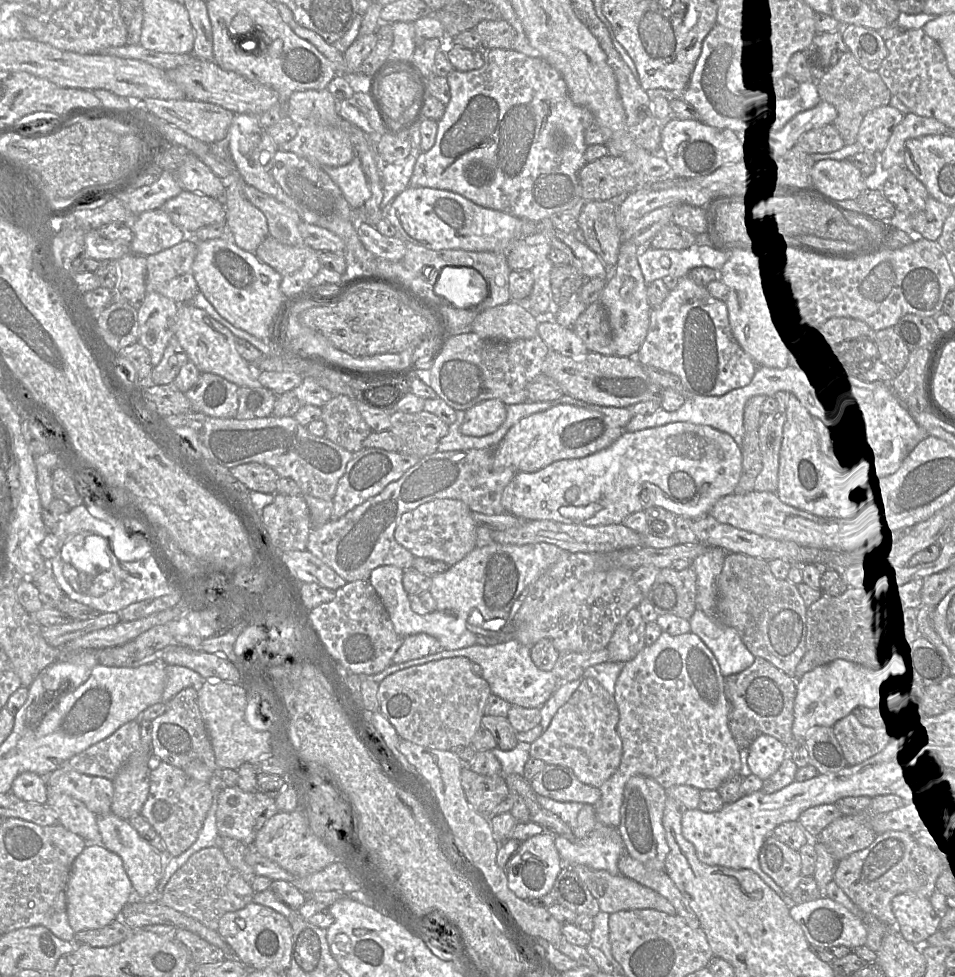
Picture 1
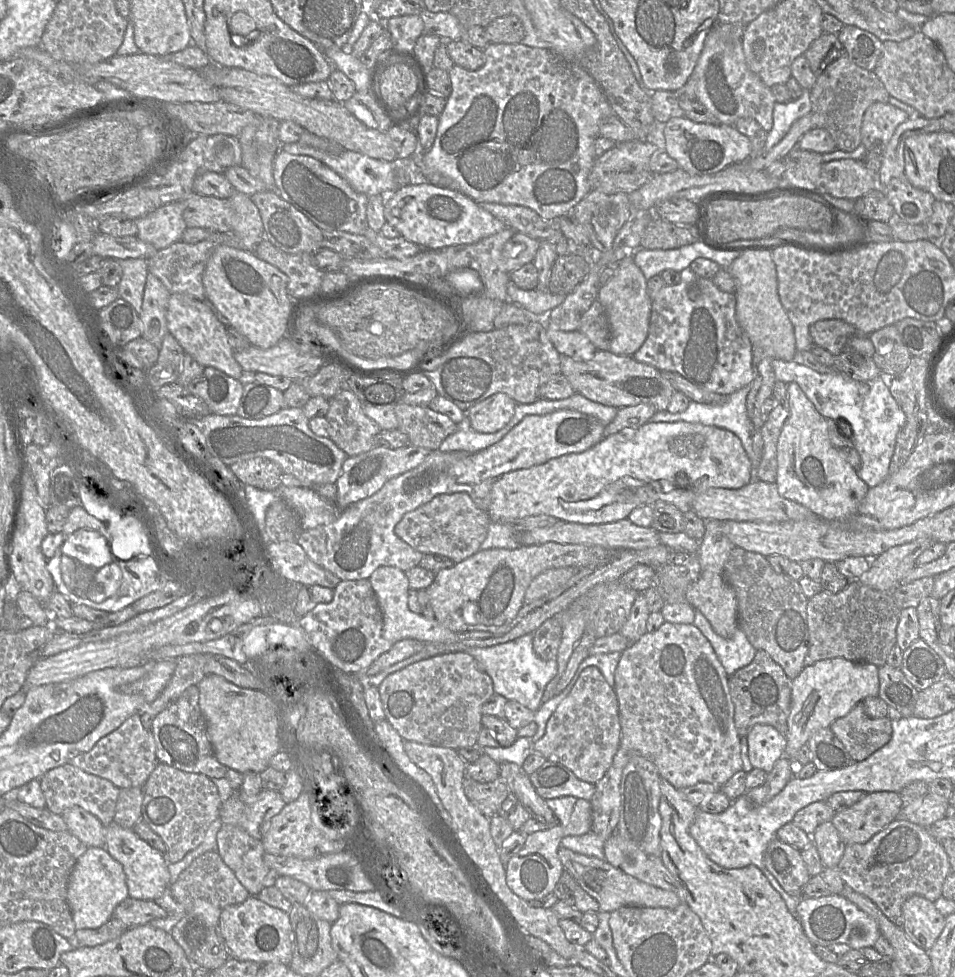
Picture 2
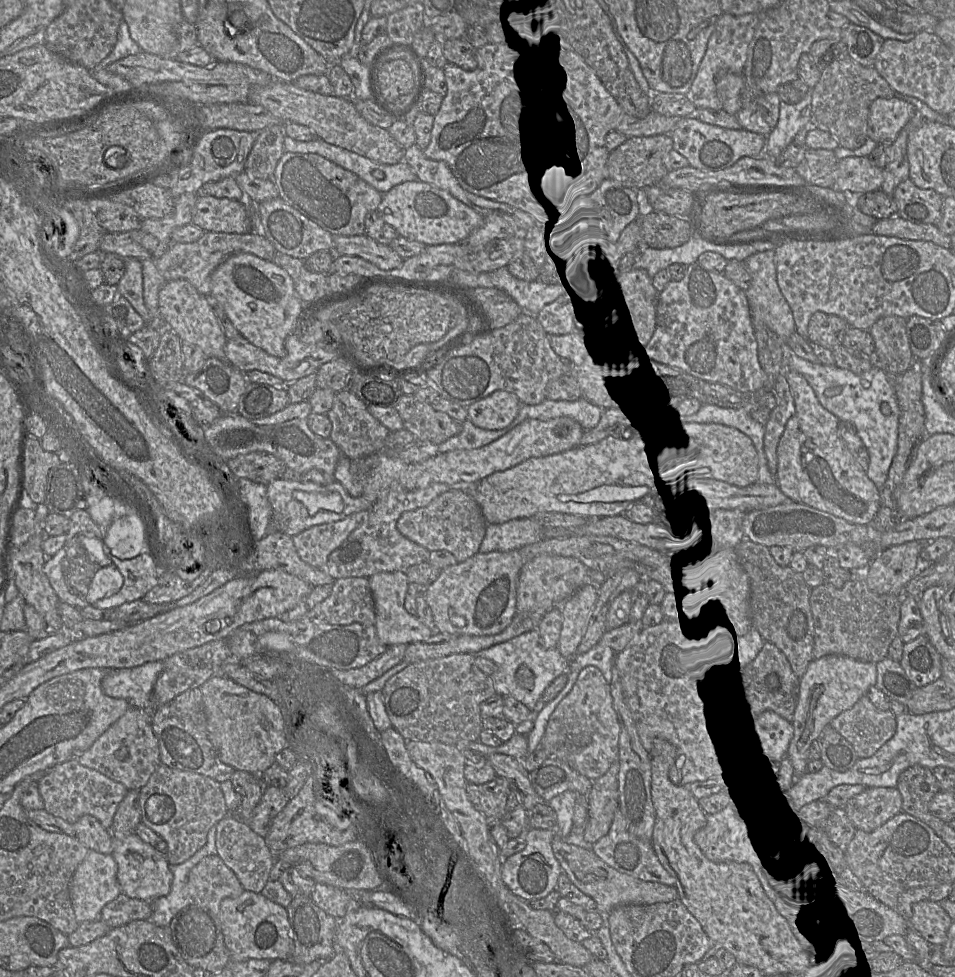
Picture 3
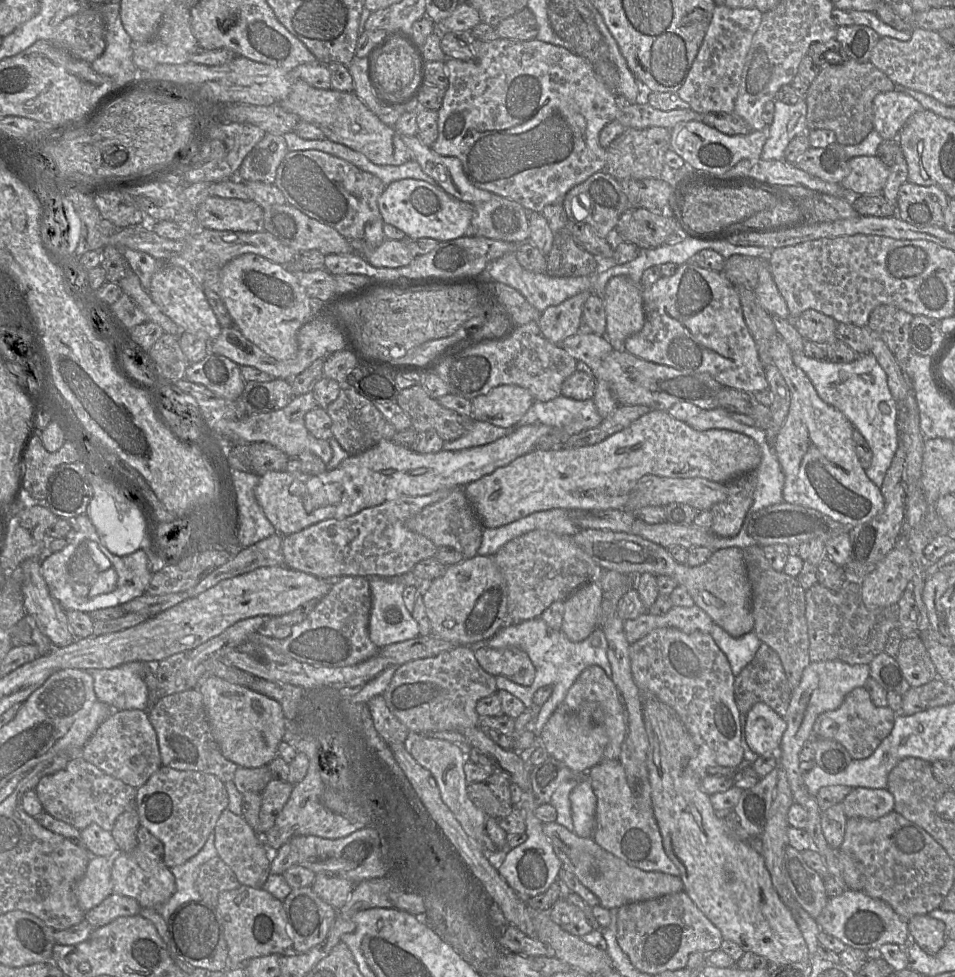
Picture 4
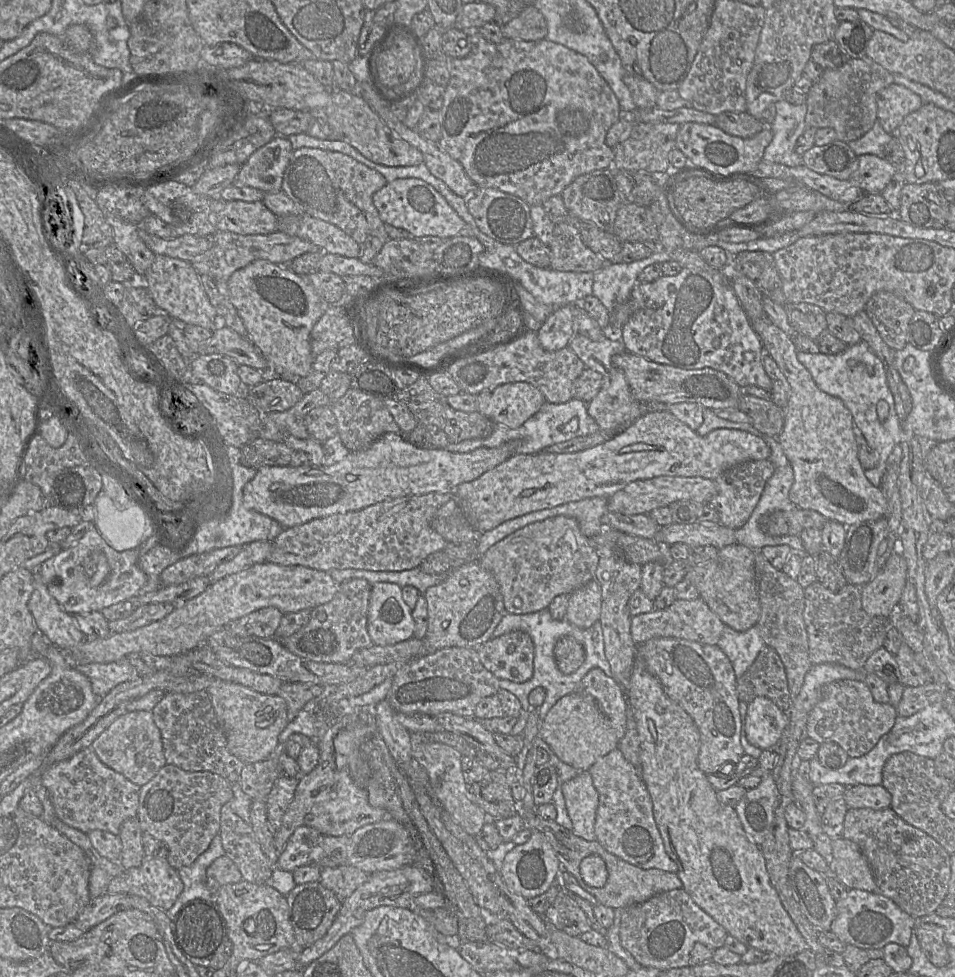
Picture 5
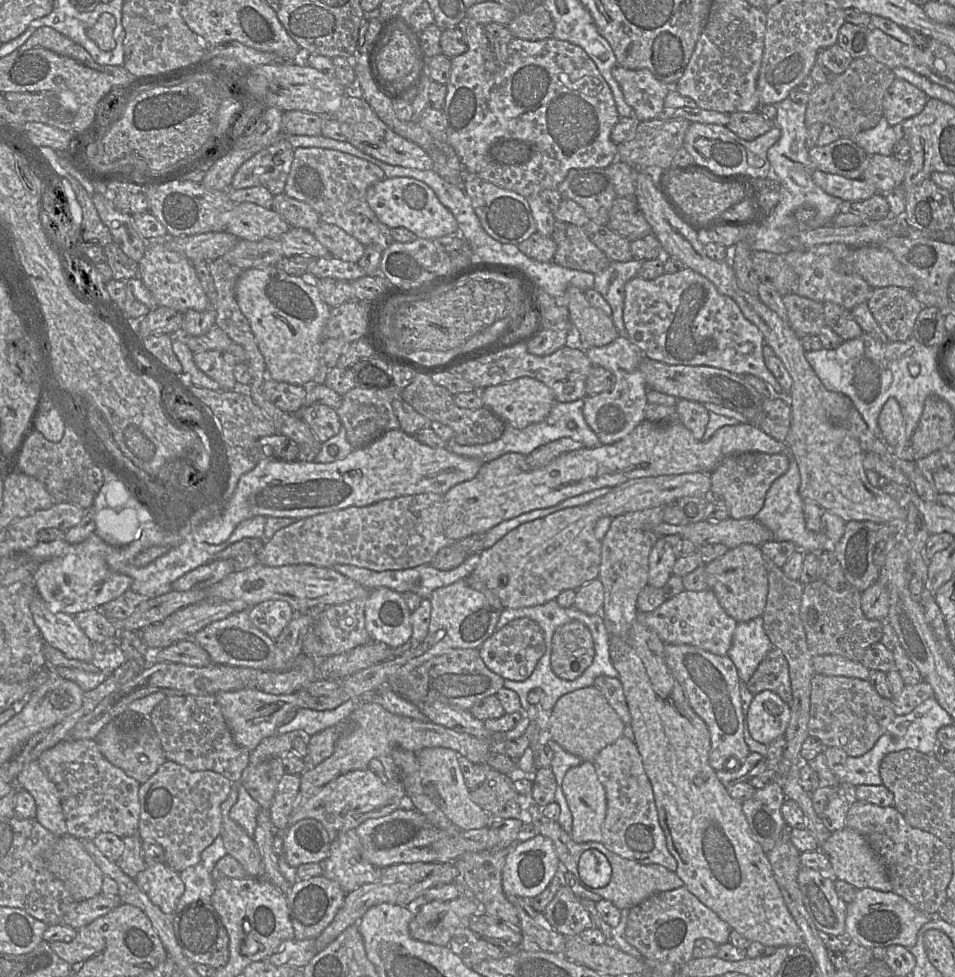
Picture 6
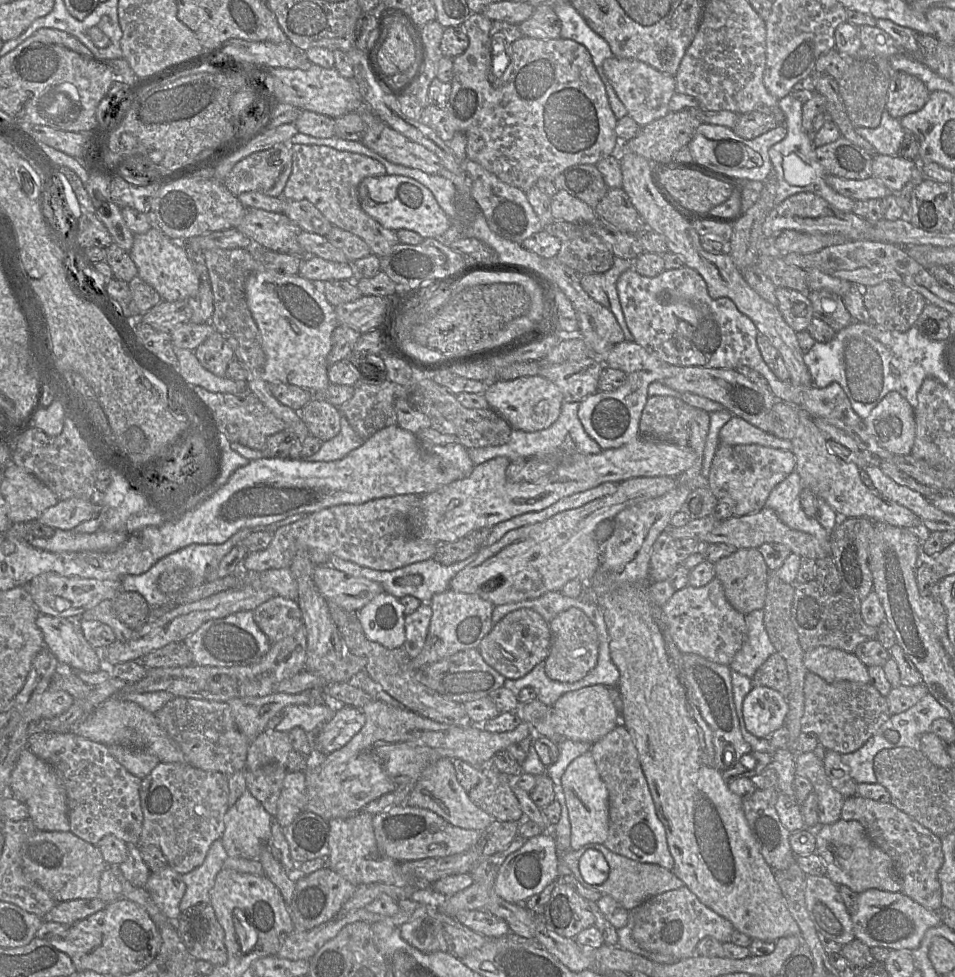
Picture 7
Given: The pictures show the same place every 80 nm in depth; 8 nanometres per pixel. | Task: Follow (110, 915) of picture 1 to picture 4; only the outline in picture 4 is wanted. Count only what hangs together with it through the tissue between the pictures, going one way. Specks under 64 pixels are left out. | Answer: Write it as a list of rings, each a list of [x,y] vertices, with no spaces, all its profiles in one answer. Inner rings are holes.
[[[91,856],[84,875],[75,885],[79,907],[87,912],[112,894],[111,859]]]

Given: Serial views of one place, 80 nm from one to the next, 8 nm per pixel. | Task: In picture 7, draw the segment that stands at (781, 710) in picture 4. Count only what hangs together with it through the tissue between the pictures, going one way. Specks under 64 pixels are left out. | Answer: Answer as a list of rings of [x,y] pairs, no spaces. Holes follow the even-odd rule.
[[[778,652],[772,654],[755,672],[752,685],[772,688],[787,699],[790,681],[785,659]]]

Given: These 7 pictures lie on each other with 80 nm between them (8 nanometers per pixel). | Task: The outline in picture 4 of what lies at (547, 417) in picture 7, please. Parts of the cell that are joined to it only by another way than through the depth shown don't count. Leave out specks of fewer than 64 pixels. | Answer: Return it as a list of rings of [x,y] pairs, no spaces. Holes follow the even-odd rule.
[[[501,385],[472,400],[472,418],[508,428],[520,421],[534,402],[527,389]]]

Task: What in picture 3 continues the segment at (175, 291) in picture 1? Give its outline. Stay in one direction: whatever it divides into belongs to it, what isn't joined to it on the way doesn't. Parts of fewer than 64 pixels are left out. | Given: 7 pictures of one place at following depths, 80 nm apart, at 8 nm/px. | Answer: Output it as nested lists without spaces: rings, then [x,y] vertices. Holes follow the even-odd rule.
[[[204,232],[195,242],[172,243],[155,264],[166,281],[184,279],[190,282],[201,294],[210,296],[212,272],[228,257],[237,253],[251,253],[267,261],[272,261],[277,253],[272,243],[262,234]]]

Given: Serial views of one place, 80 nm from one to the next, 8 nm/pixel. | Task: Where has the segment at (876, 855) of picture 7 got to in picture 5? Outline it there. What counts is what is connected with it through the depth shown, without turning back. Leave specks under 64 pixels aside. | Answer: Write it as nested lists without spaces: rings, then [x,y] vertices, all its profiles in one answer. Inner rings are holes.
[[[840,837],[832,840],[831,846],[833,851],[832,875],[848,889],[876,893],[877,887],[873,874],[858,845]]]

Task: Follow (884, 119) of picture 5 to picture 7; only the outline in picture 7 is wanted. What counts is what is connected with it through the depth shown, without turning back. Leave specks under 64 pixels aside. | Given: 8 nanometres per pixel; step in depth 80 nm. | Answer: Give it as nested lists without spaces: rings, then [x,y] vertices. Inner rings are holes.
[[[892,72],[885,109],[893,118],[901,119],[922,109],[930,93],[918,77],[905,72]]]

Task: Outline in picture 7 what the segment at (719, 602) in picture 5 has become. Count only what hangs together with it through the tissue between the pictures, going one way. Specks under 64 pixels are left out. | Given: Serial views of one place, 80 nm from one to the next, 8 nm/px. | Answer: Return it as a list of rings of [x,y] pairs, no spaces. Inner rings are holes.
[[[758,548],[737,549],[730,556],[717,561],[714,567],[715,578],[721,582],[726,599],[735,610],[746,616],[764,608],[770,570]]]

